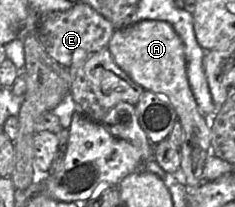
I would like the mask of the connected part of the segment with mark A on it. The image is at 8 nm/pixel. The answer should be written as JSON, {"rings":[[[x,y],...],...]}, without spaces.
{"rings":[[[143,20],[115,30],[107,48],[117,65],[144,90],[166,94],[172,103],[177,121],[183,127],[183,141],[179,147],[181,175],[177,181],[186,187],[196,187],[204,182],[205,160],[211,154],[210,120],[200,111],[190,88],[184,45],[173,26],[162,20]]]}

